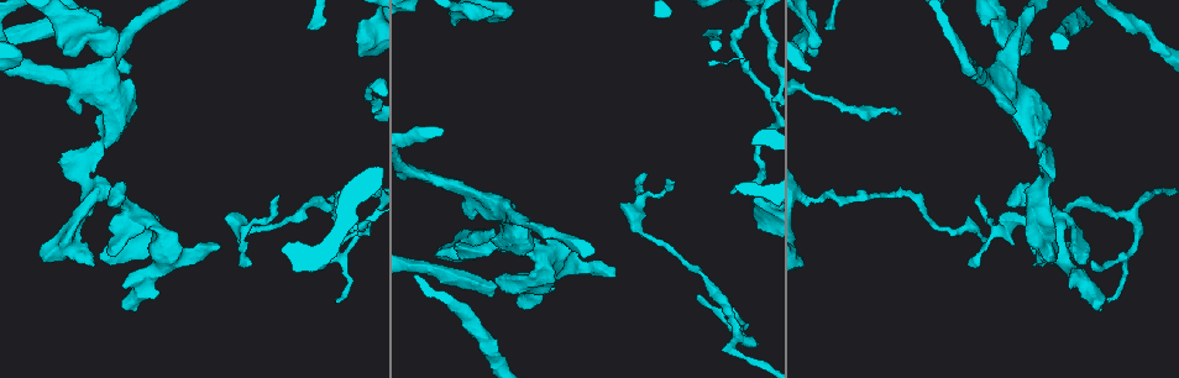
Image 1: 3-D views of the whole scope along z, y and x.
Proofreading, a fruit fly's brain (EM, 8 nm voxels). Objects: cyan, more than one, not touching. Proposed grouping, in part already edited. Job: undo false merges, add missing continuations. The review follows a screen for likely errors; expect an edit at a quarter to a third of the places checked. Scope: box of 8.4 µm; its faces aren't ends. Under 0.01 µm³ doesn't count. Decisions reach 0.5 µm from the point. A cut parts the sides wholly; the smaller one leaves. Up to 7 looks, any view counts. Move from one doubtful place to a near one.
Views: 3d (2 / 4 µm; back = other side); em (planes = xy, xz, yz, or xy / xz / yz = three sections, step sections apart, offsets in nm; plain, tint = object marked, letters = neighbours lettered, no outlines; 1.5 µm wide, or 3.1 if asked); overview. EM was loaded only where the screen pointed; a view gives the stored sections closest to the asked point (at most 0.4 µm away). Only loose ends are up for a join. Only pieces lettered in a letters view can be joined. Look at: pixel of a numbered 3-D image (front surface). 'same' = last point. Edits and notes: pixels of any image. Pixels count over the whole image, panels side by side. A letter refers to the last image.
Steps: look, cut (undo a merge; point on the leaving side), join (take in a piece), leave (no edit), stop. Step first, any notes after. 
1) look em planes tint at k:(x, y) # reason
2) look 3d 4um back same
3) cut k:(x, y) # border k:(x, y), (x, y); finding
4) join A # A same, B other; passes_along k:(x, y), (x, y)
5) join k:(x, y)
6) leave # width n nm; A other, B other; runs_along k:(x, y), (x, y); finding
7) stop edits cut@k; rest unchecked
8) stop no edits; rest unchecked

look em planes tint at 1:(733, 306)

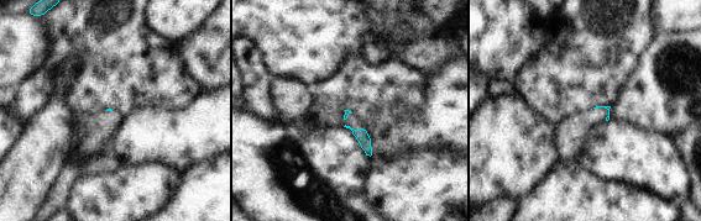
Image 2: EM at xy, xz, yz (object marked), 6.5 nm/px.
look em planes letters same # what lies round it

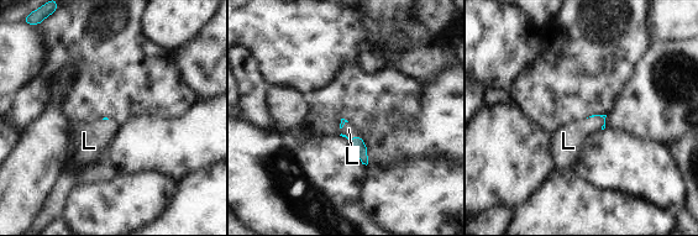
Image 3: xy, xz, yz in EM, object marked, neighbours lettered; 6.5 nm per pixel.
join L # longest_contact L 130 nm; L same; passes_along 3:(358, 145), (352, 137), (348, 129); it goes on there

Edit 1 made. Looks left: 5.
look em planes letters at 1:(99, 14) # branch stops here

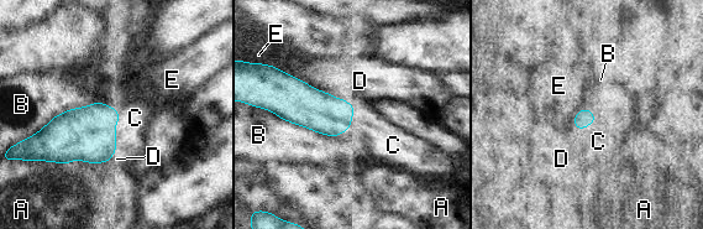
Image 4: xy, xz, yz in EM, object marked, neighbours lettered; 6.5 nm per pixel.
join C # longest_contact D 550 nm; A other, B other, C same, D other, E other; passes_along 4:(88, 134), (114, 131), (135, 118); the neuron continues

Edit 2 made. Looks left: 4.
look overview # see it whole again

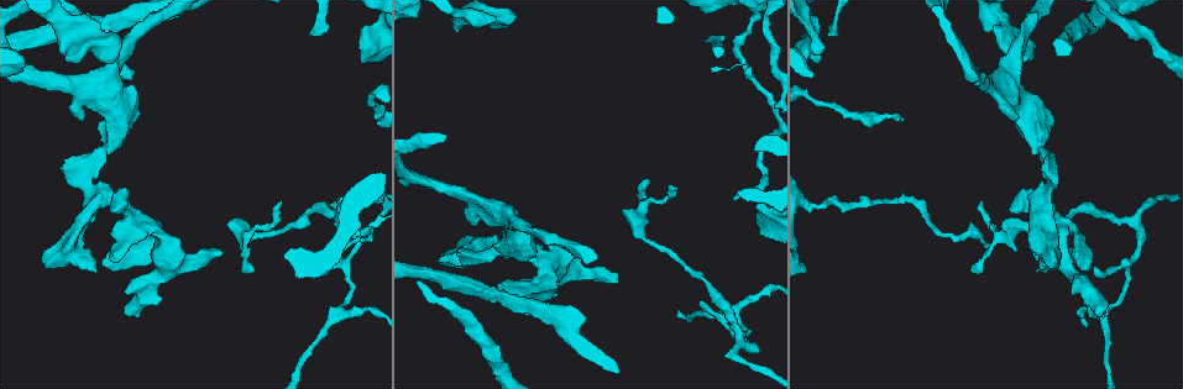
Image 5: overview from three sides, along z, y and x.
look 3d 4um at 5:(115, 210) # an open end

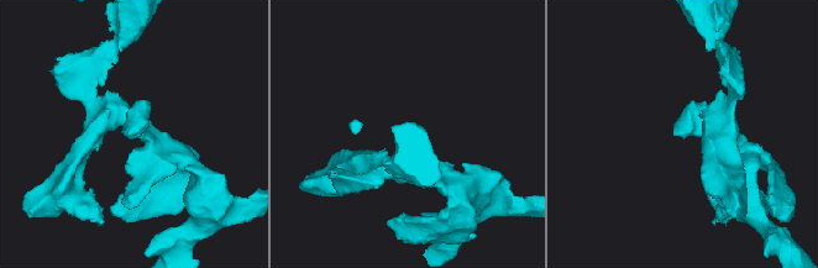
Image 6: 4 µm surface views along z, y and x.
look em planes letters at 6:(674, 129)

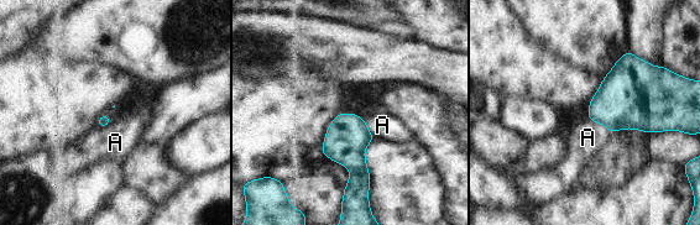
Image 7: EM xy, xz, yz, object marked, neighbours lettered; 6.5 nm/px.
leave # A other; border 7:(588, 119), (600, 123), (610, 132); none of them fits

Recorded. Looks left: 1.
stop edits join@3, join@4; rest unchecked

